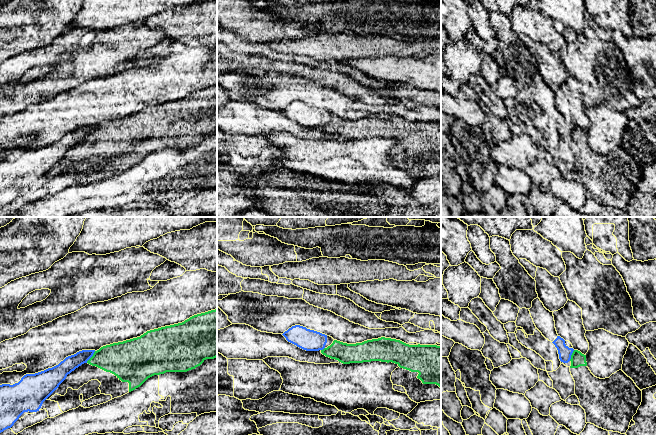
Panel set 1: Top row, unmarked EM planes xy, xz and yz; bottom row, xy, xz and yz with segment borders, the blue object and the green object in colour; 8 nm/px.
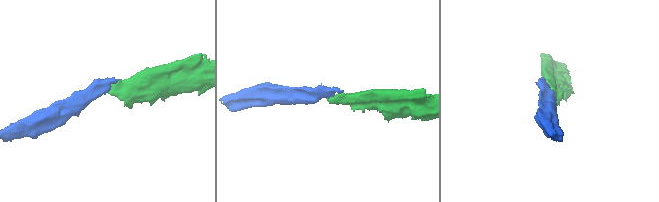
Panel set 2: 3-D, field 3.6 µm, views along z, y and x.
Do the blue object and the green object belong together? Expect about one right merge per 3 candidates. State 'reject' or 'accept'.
reject

